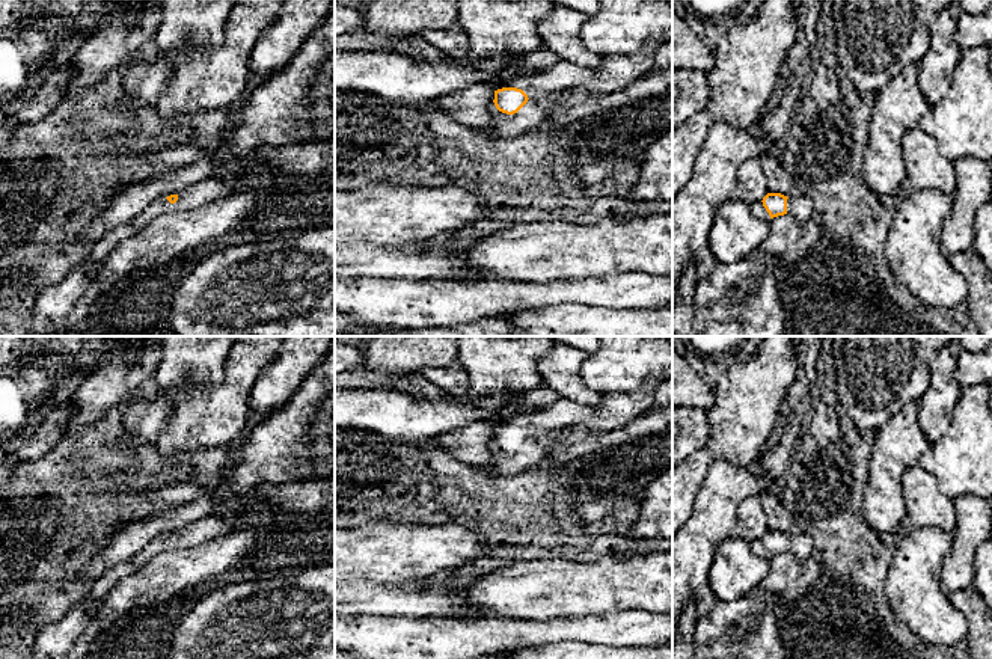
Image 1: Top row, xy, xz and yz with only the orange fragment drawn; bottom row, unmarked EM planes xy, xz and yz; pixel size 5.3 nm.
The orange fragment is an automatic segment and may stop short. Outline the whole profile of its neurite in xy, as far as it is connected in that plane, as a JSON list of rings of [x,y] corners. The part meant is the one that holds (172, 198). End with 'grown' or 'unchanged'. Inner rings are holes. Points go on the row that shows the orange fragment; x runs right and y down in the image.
[[[211,175],[191,184],[179,195],[155,199],[136,219],[128,223],[115,226],[98,243],[95,243],[87,255],[86,273],[95,276],[110,252],[125,238],[134,235],[142,228],[154,222],[166,213],[179,213],[196,208],[213,199],[234,195],[232,185],[225,178]]] | grown

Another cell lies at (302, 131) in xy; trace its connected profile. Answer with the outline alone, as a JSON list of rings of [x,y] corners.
[[[335,0],[321,26],[282,69],[261,84],[237,115],[237,127],[214,152],[194,164],[158,178],[130,184],[118,192],[92,220],[84,243],[93,246],[115,226],[136,219],[155,199],[179,195],[191,184],[216,173],[217,163],[246,155],[259,146],[303,143],[312,137],[309,122],[311,87],[321,65],[335,53]]]

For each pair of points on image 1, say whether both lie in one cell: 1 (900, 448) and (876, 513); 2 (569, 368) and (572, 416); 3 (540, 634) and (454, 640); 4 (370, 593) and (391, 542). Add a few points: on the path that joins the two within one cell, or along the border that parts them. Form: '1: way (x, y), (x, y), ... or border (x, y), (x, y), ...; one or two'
1: way (887, 465), (884, 469), (882, 496); one
2: border (560, 397), (582, 404), (599, 406), (602, 403); two
3: way (519, 634), (475, 638); one
4: border (350, 581), (409, 582); two

